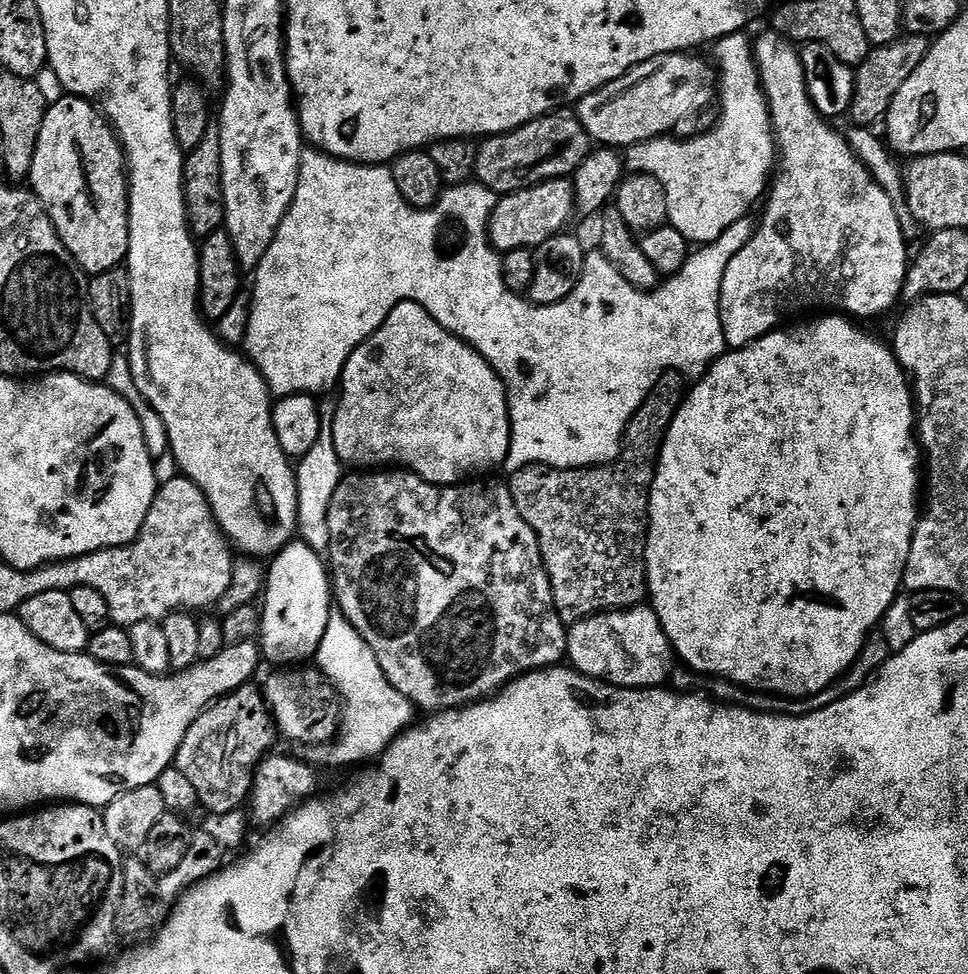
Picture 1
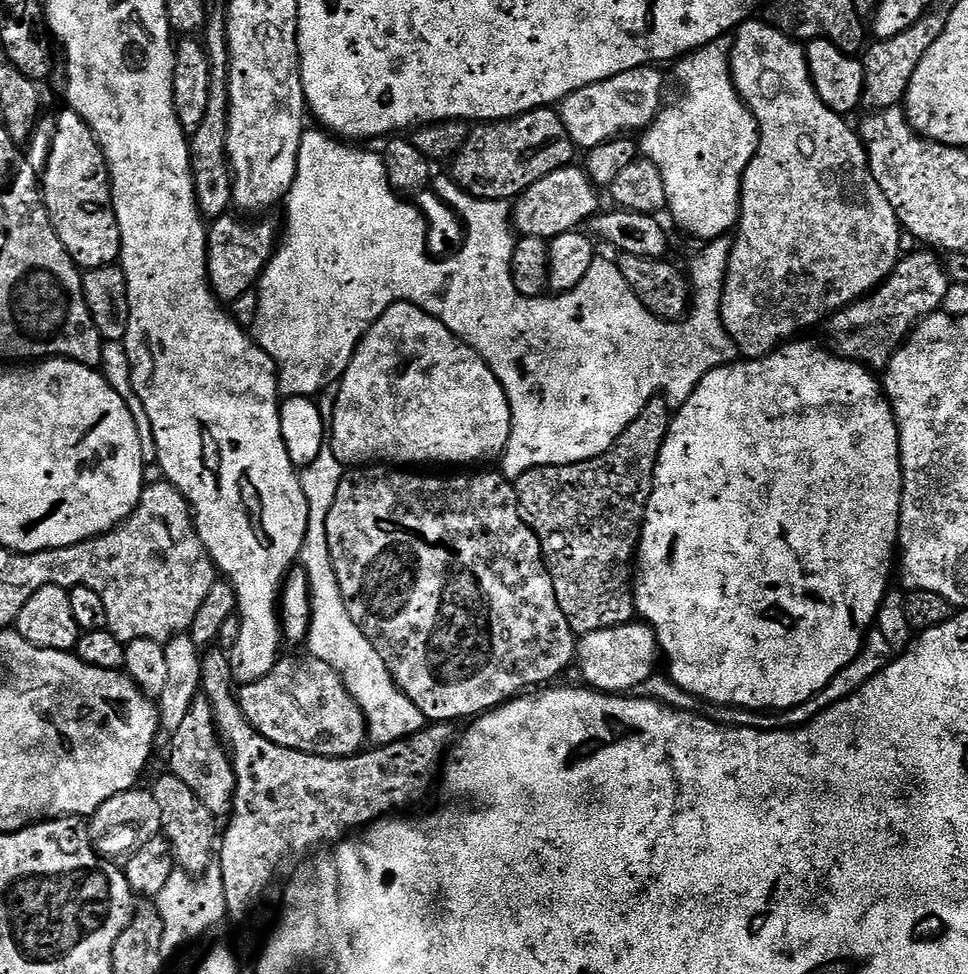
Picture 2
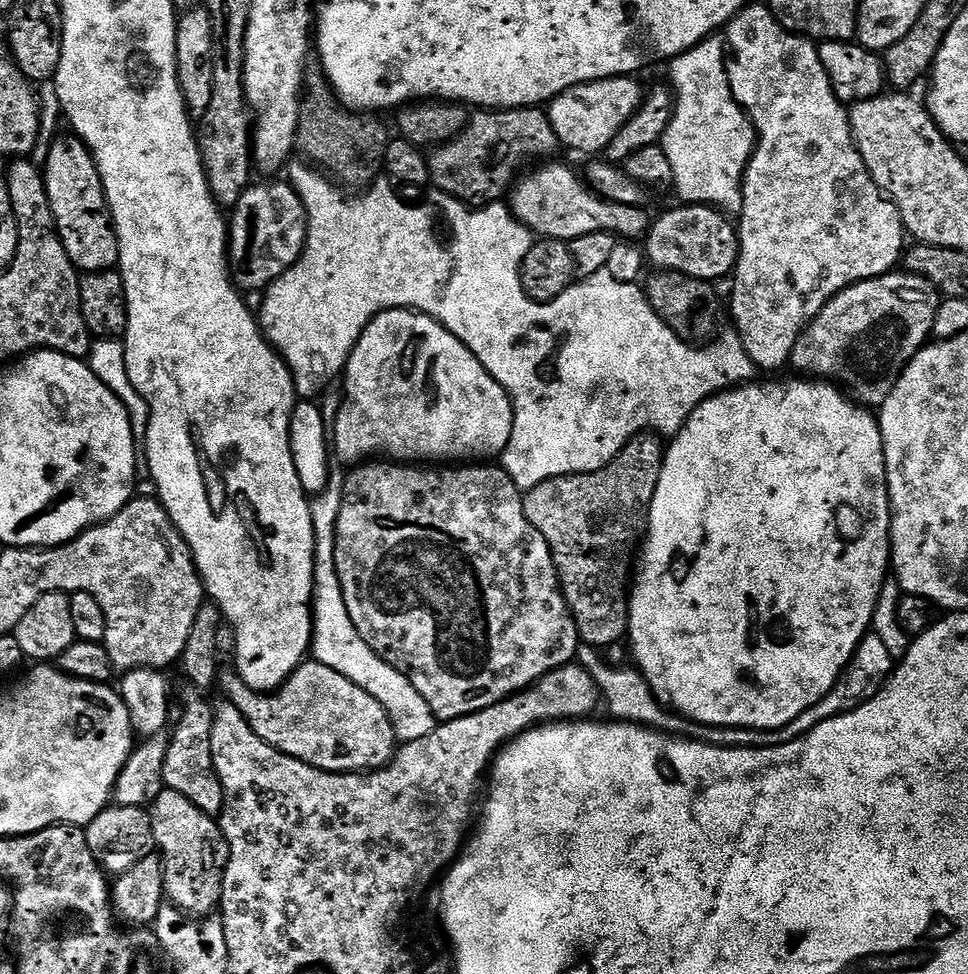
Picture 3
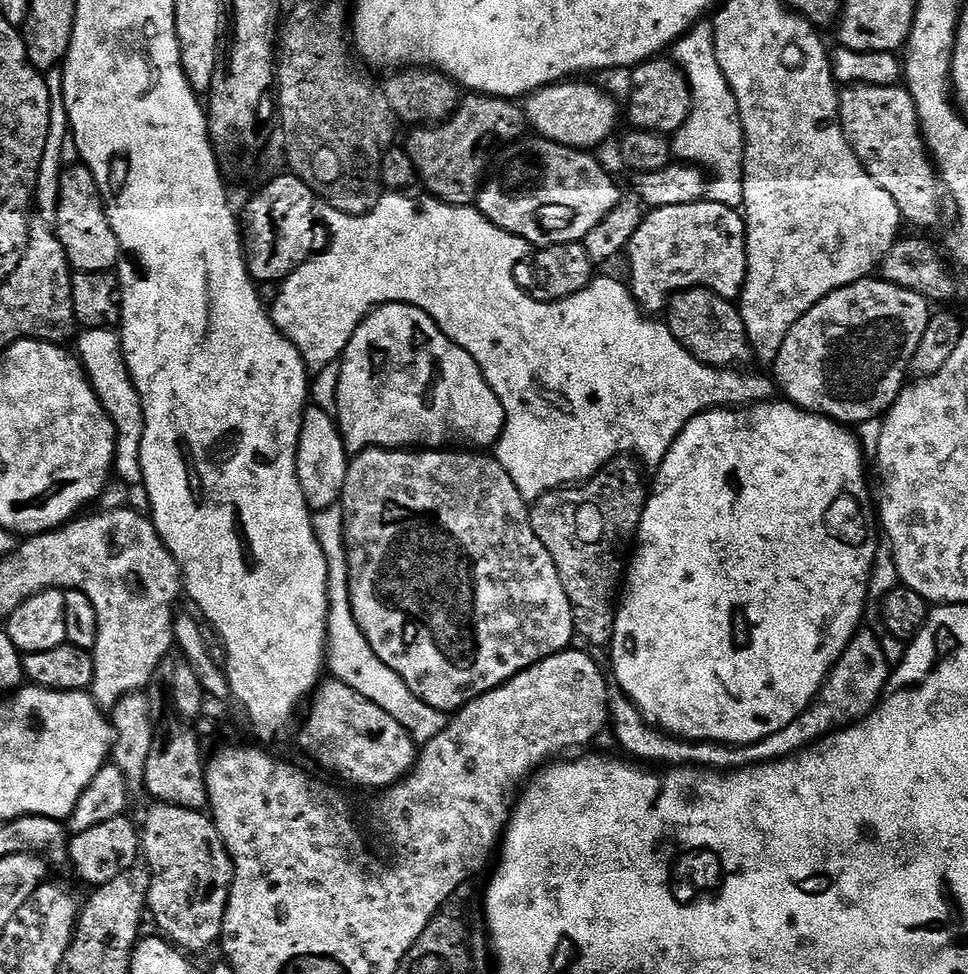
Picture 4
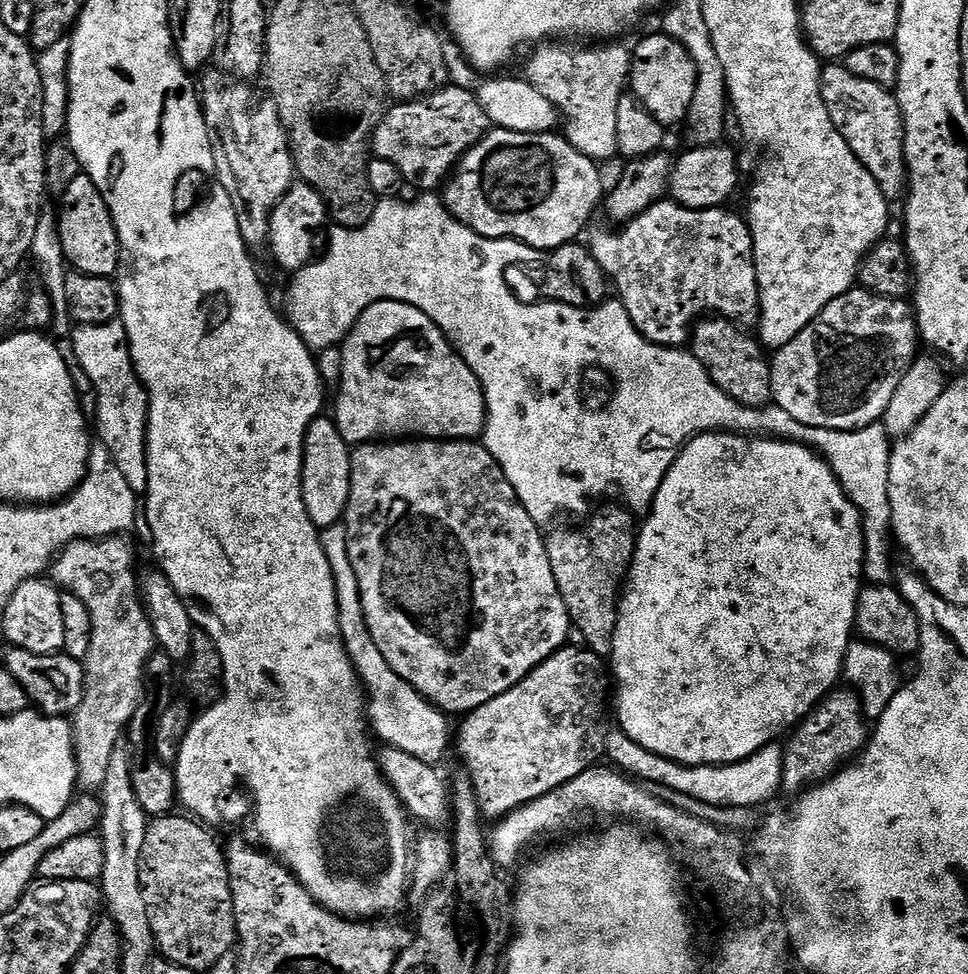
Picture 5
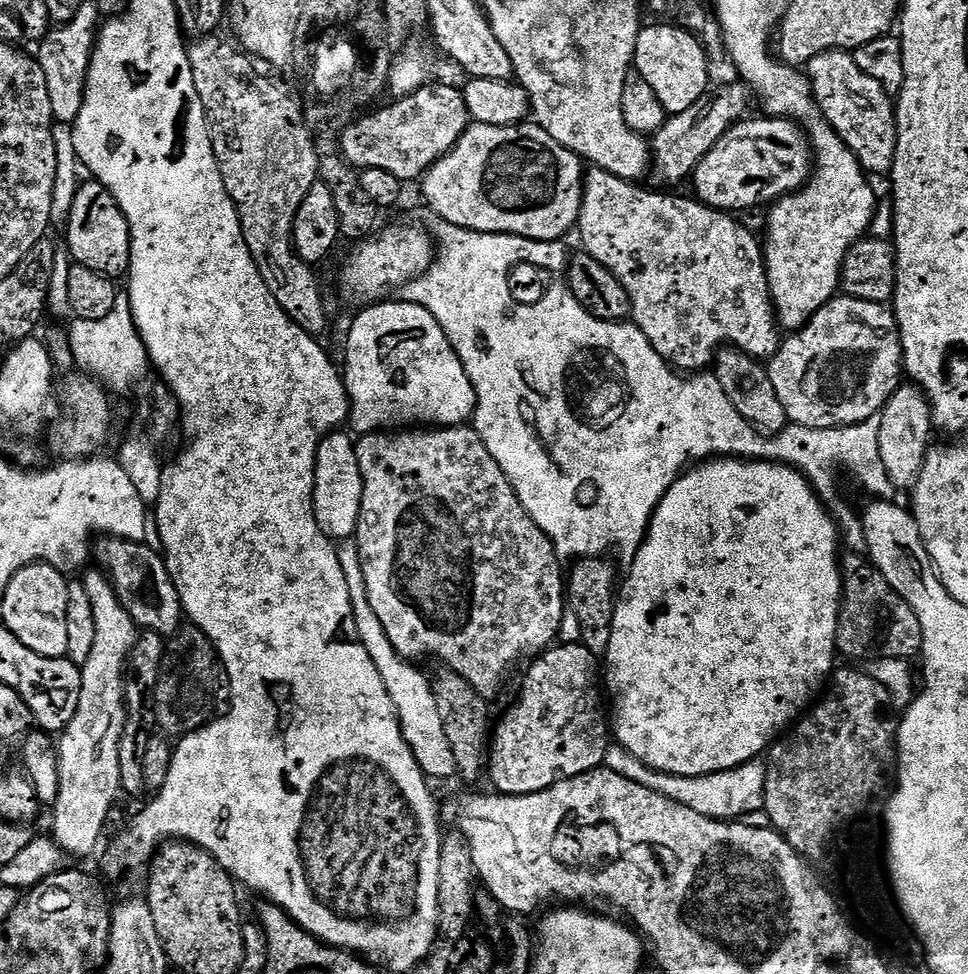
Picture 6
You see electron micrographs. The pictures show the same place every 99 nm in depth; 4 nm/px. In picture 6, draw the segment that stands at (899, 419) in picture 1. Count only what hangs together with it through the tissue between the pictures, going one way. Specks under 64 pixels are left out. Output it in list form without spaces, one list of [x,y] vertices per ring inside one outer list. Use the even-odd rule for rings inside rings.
[[[712,458],[689,467],[674,482],[674,486],[666,490],[652,516],[644,545],[638,550],[627,572],[628,577],[625,580],[623,577],[616,600],[606,657],[606,688],[610,693],[610,728],[615,743],[617,740],[638,763],[664,776],[705,776],[742,766],[748,760],[757,759],[781,733],[791,729],[829,683],[837,663],[835,660],[838,660],[836,631],[840,598],[844,595],[842,537],[831,512],[820,501],[820,495],[797,468],[791,468],[788,464],[773,464],[771,460],[739,458]]]

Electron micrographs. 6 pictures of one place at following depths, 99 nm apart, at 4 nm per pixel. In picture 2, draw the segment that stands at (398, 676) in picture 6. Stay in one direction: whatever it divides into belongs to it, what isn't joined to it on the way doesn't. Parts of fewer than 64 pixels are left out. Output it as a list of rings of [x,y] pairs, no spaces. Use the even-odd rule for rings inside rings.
[[[324,447],[314,458],[314,462],[300,472],[302,494],[306,494],[308,507],[308,525],[306,538],[302,542],[299,567],[308,576],[309,594],[312,604],[312,620],[309,622],[306,639],[307,651],[332,666],[344,680],[348,690],[364,712],[367,724],[367,739],[373,745],[393,744],[395,740],[404,740],[416,732],[423,732],[426,721],[422,710],[406,698],[404,691],[396,684],[386,662],[374,650],[372,643],[358,630],[356,623],[346,610],[338,578],[330,558],[330,542],[326,542],[326,518],[330,518],[330,506],[334,506],[334,494],[342,482],[346,468],[334,458],[331,447]]]

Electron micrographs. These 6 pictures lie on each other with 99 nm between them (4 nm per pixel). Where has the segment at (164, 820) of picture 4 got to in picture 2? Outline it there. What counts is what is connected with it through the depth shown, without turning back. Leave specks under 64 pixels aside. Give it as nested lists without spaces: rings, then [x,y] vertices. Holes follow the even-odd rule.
[[[166,772],[154,785],[152,791],[155,794],[155,802],[162,815],[161,833],[172,847],[175,863],[185,873],[192,876],[203,875],[205,869],[214,860],[214,851],[218,840],[218,828],[216,832],[217,817],[206,808],[194,790],[182,782],[180,778],[171,772]]]

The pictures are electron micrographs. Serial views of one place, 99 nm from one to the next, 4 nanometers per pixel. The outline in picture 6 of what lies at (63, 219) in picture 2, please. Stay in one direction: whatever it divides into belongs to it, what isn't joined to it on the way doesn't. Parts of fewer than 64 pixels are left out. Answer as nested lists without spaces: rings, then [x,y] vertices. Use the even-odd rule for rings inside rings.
[[[95,178],[89,181],[89,184],[84,182],[79,185],[73,209],[70,210],[66,231],[69,254],[75,263],[98,270],[98,274],[123,277],[130,266],[130,226],[110,190]]]

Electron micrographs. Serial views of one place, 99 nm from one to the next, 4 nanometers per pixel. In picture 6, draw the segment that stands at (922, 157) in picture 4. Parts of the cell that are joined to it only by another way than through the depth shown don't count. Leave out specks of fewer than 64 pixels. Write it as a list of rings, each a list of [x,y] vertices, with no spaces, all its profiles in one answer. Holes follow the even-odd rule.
[[[851,51],[820,52],[806,66],[812,83],[812,97],[830,126],[846,142],[865,172],[873,177],[887,177],[896,153],[896,110],[893,97],[888,95],[870,74],[862,74]]]

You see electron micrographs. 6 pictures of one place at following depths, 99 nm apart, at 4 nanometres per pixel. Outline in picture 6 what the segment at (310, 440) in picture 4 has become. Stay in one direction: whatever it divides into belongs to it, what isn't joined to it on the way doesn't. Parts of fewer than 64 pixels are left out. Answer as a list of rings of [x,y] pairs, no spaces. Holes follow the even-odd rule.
[[[344,430],[329,432],[320,441],[316,451],[312,509],[318,526],[333,542],[343,542],[355,537],[358,514],[362,506],[362,470],[358,466],[353,437],[345,432]]]

